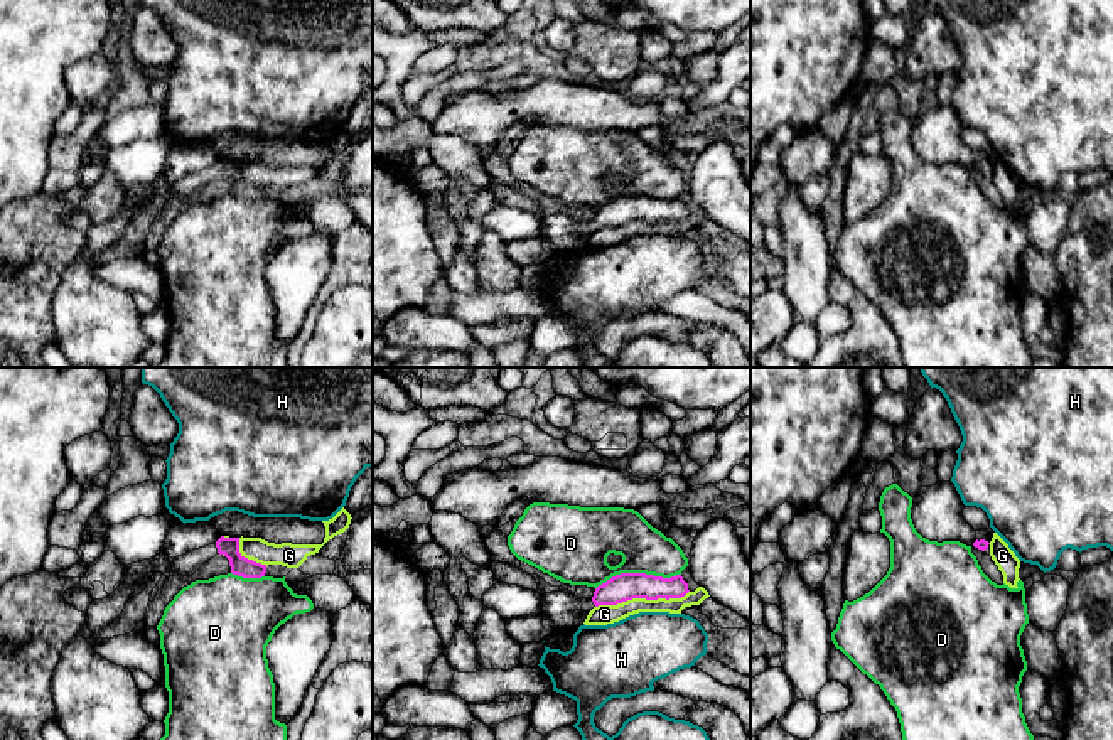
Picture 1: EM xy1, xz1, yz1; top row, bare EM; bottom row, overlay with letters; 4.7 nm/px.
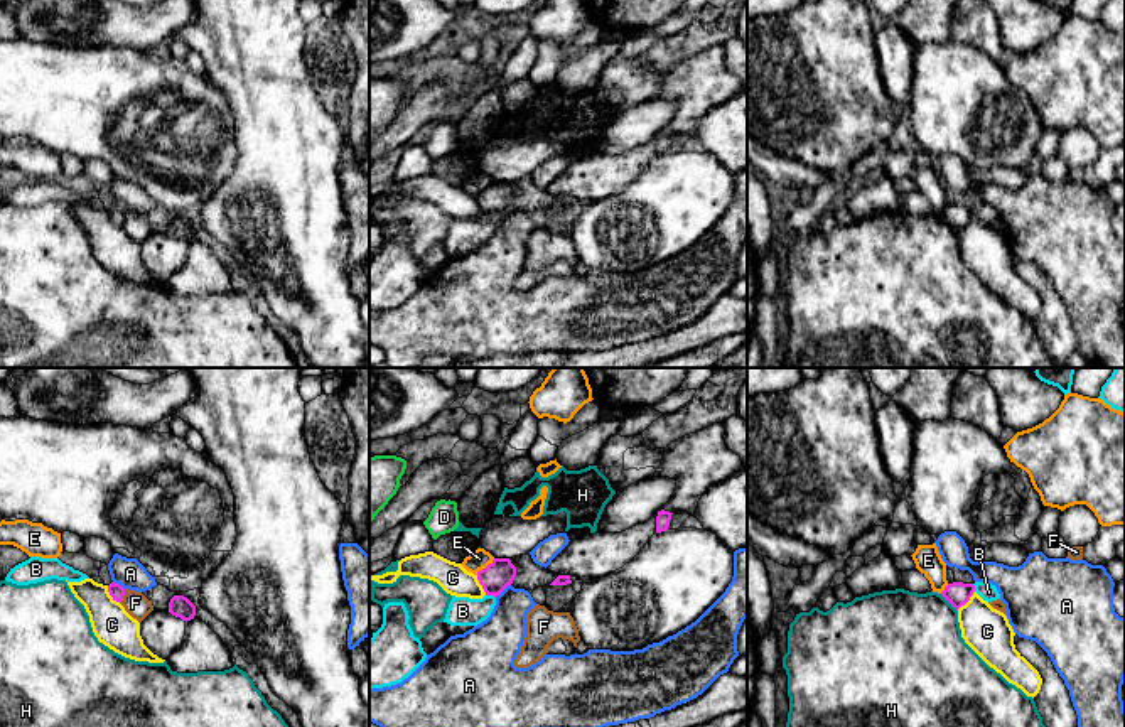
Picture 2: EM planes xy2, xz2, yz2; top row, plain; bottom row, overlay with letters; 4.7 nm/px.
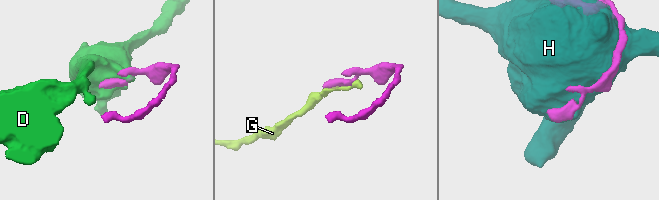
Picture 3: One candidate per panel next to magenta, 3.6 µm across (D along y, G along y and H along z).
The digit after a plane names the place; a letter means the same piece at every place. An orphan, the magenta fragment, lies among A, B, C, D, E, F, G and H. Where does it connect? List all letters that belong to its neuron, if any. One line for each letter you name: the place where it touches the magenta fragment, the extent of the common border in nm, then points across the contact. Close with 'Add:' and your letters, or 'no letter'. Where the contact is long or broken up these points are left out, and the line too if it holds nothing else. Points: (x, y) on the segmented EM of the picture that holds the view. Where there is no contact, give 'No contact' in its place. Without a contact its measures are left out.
Add: no letter

